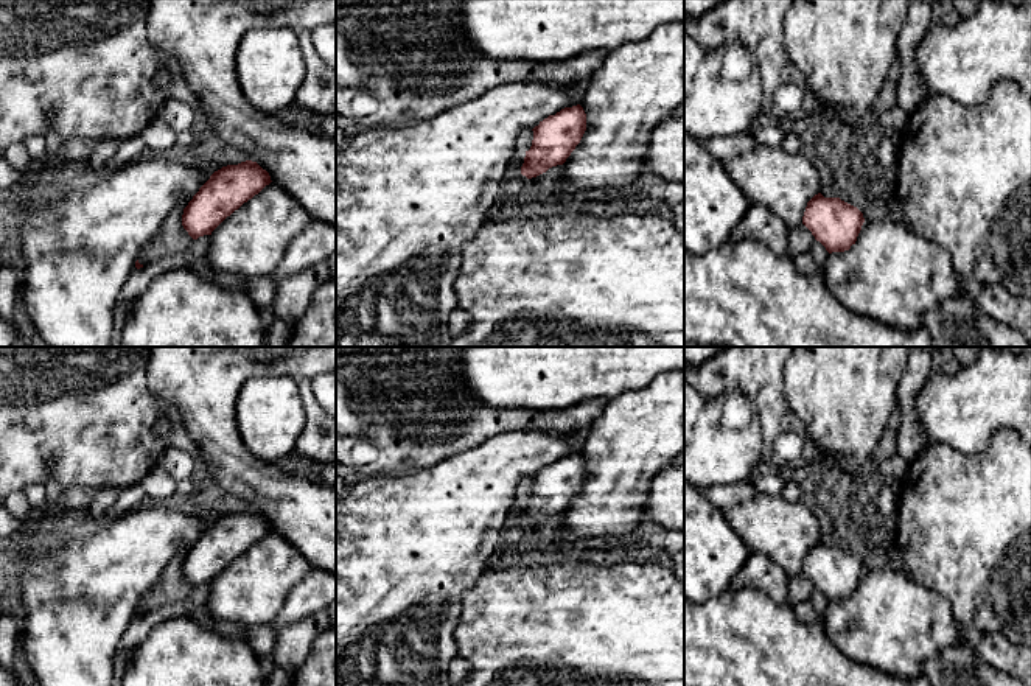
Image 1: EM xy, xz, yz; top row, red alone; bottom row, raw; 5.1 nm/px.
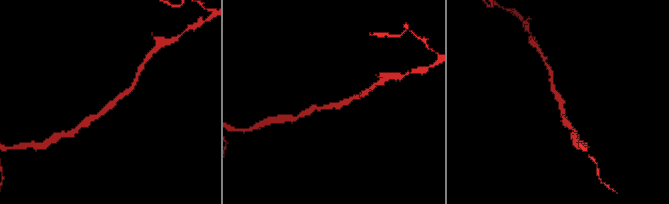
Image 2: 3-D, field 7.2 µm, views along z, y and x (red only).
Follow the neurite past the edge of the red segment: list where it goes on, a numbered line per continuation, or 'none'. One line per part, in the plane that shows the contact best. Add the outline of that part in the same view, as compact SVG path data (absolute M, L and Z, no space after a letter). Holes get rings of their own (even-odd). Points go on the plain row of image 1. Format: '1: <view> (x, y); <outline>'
none

